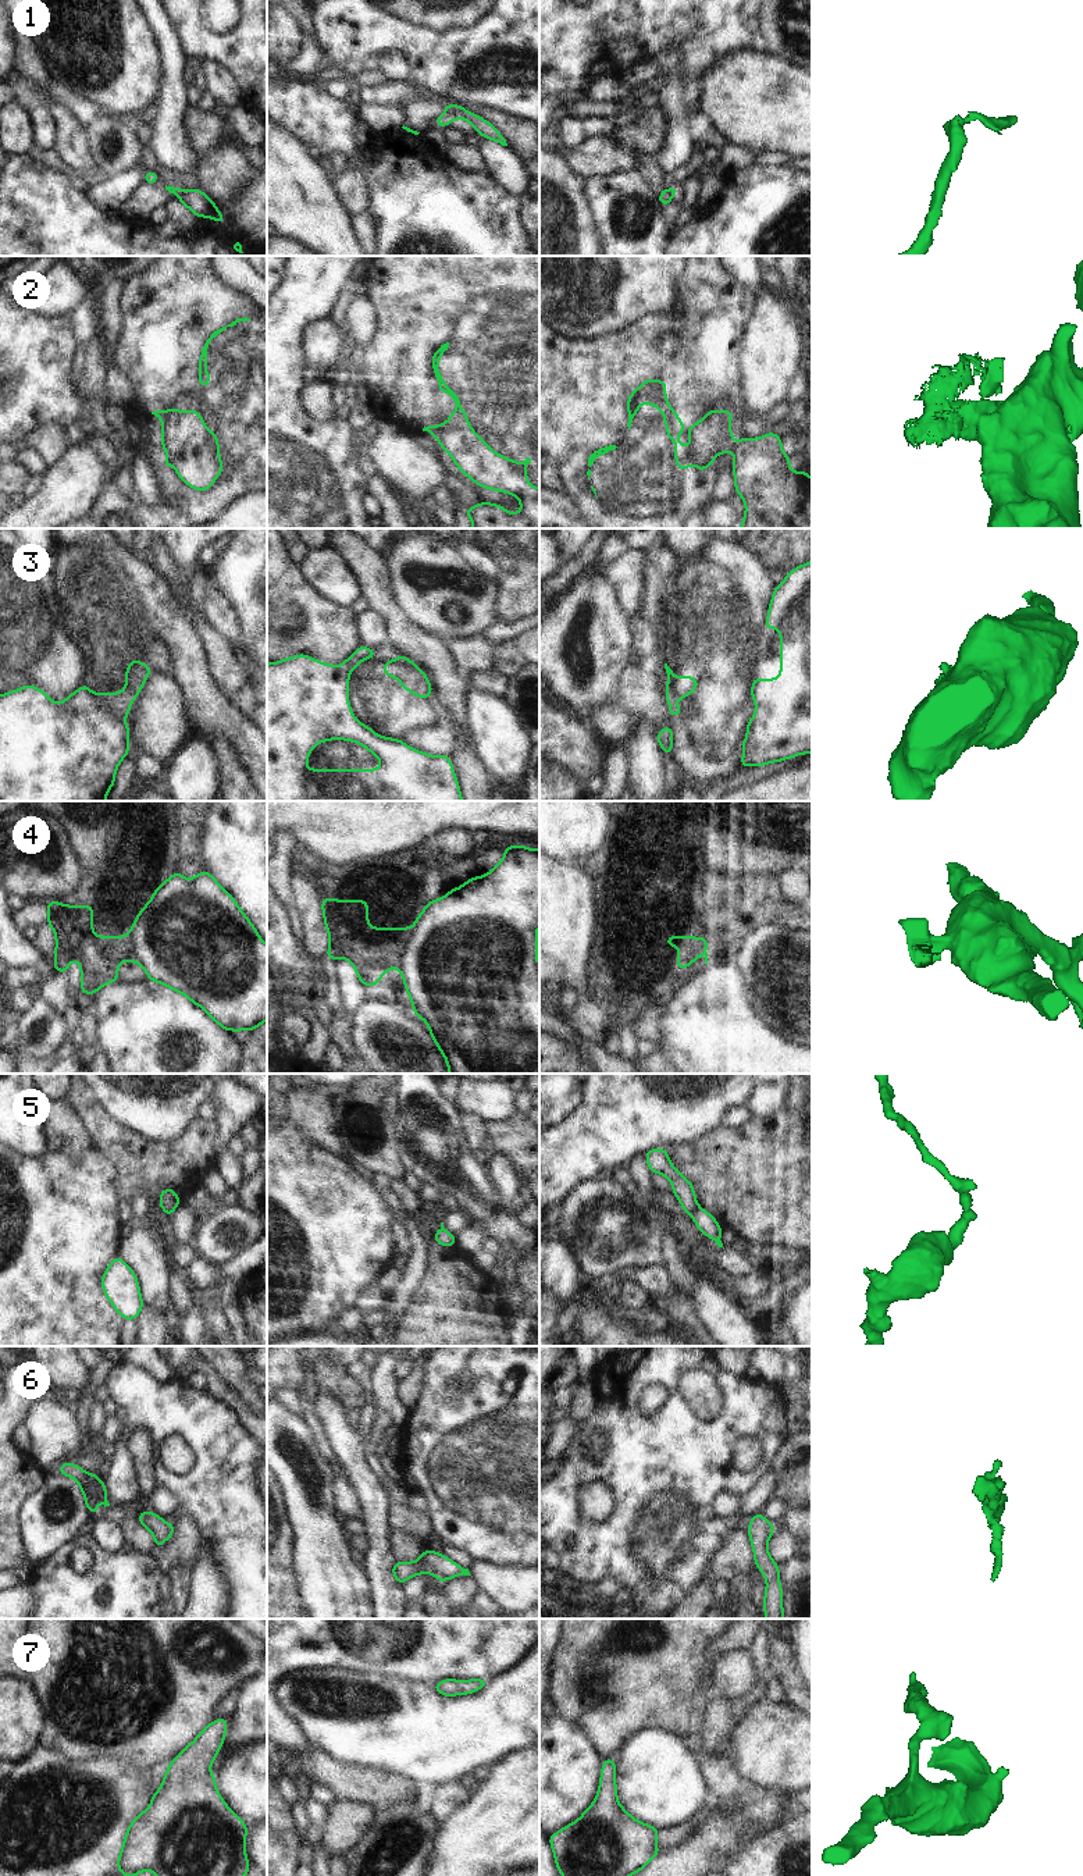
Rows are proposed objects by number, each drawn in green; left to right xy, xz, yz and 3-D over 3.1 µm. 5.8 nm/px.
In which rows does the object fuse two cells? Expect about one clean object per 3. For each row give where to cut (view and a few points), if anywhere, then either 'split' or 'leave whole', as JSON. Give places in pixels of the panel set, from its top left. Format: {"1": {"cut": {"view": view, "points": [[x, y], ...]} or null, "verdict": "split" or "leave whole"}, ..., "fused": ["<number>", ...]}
{"1": {"cut": {"view": "xz", "points": [[445, 111], [458, 117]]}, "verdict": "split"}, "2": {"cut": {"view": "yz", "points": [[698, 423], [693, 433], [693, 461], [697, 465], [705, 466]]}, "verdict": "split"}, "3": {"cut": {"view": "yz", "points": [[666, 690], [673, 690], [679, 696]]}, "verdict": "split"}, "4": {"cut": {"view": "xz", "points": [[389, 929], [389, 954], [395, 965]]}, "verdict": "split"}, "5": {"cut": {"view": "yz", "points": [[698, 1206], [691, 1214]]}, "verdict": "split"}, "6": {"cut": null, "verdict": "leave whole"}, "7": {"cut": null, "verdict": "leave whole"}, "fused": ["1", "2", "3", "4", "5"]}

